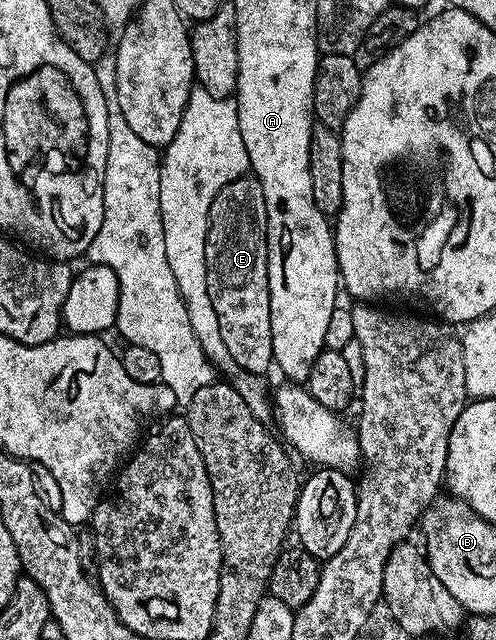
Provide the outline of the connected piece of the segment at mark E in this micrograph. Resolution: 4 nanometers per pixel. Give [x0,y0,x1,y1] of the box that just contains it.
[206,175,273,375]

